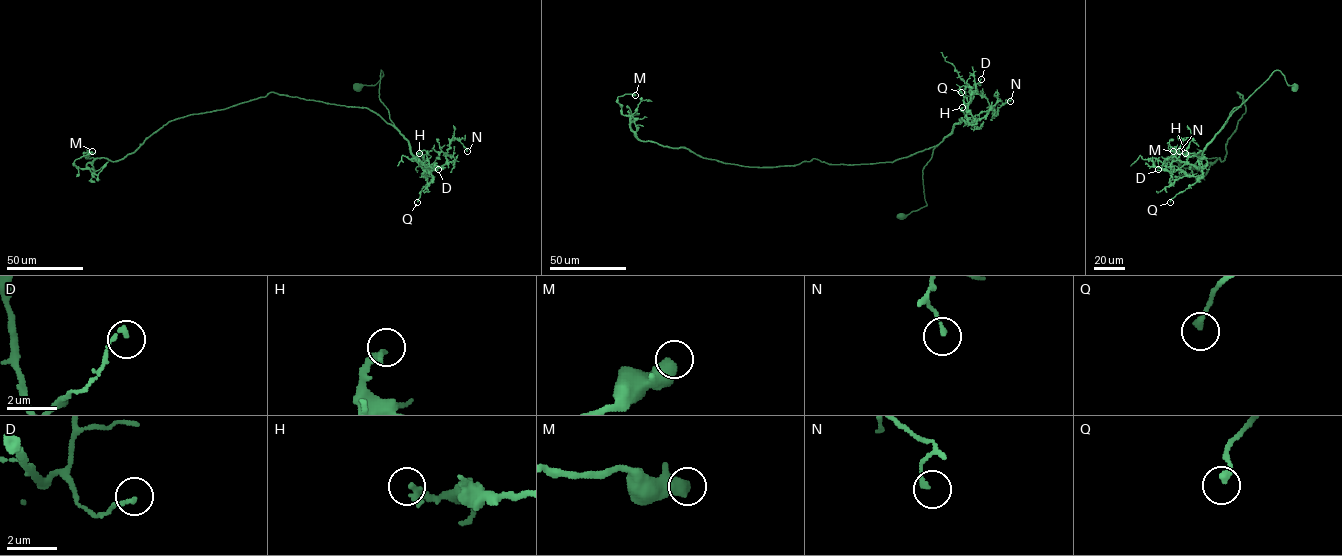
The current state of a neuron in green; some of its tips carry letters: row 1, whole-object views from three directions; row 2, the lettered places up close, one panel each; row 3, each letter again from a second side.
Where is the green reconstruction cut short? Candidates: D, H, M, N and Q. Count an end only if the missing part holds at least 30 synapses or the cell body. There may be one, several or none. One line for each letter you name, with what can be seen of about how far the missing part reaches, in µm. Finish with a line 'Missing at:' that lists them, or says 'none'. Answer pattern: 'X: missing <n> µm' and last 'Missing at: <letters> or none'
Missing at: none

